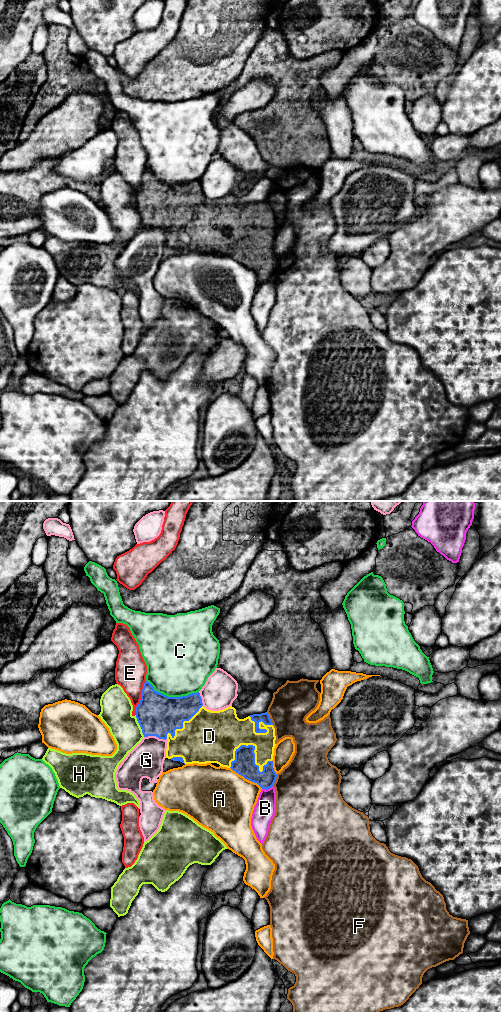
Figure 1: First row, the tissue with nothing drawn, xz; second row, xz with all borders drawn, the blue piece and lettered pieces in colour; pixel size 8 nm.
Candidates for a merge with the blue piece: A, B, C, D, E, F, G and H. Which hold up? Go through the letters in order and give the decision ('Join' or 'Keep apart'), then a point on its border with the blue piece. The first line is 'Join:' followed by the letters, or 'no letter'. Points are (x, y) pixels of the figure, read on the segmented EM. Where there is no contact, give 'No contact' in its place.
Join: D
A: Keep apart. Touches blue at xz (246, 778)
B: Keep apart. Touches blue at xz (267, 788)
C: Keep apart. Touches blue at xz (172, 697)
D: Join. Touches blue at xz (254, 748)
E: Keep apart. Touches blue at xz (141, 697)
F: Keep apart. Touches blue at xz (269, 718)
G: Keep apart. Touches blue at xz (155, 735)
H: Keep apart. Touches blue at xz (140, 726)

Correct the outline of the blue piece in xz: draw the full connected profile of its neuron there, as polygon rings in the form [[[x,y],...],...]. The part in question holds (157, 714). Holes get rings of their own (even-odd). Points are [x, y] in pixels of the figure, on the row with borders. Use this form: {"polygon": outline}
{"polygon": [[[145,681],[141,700],[136,707],[136,718],[144,737],[156,736],[168,740],[166,758],[184,764],[217,763],[231,768],[262,789],[271,788],[277,778],[273,768],[276,746],[275,728],[267,712],[239,719],[232,706],[211,711],[203,706],[200,693],[182,697],[168,697],[154,690]]]}

